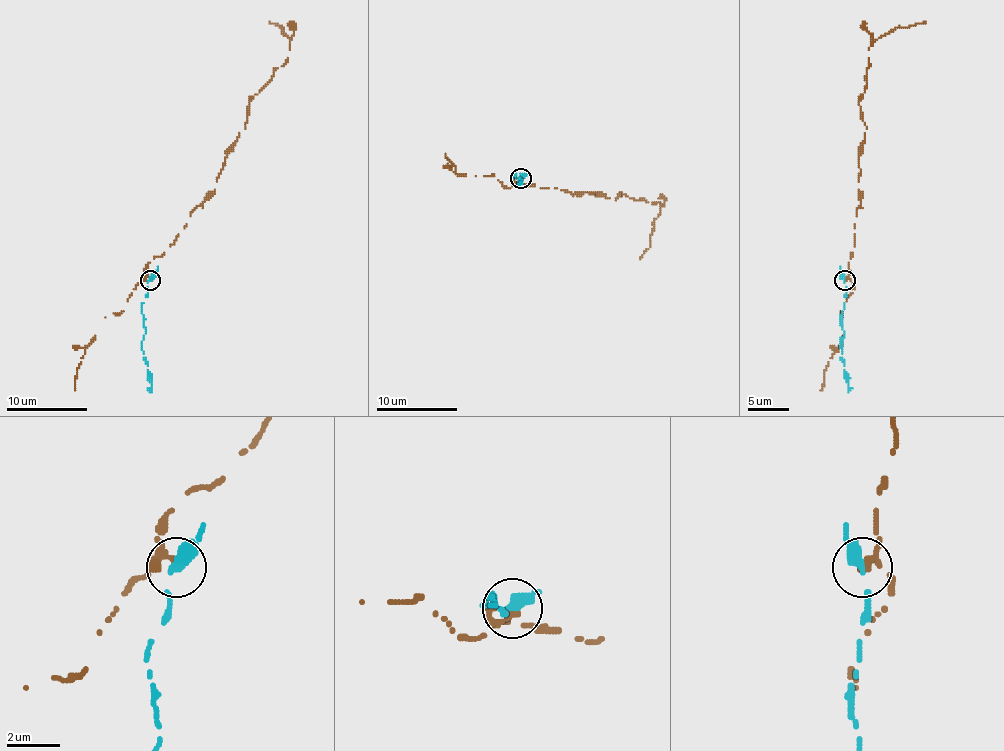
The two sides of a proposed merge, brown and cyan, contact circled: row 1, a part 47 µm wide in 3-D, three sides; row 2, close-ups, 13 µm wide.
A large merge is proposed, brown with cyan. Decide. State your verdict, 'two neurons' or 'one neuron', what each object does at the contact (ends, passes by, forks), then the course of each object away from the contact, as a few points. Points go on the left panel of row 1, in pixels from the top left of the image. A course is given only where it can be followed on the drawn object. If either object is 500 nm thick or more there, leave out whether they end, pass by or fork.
two neurons | brown forks | cyan passes by | brown via (150, 280), (145, 266), (214, 189), (227, 149), (245, 128), (249, 100), (285, 64), (289, 37), (269, 21) | cyan via (150, 280), (148, 295), (141, 305), (145, 333), (141, 349), (148, 378), (152, 382), (150, 392)

